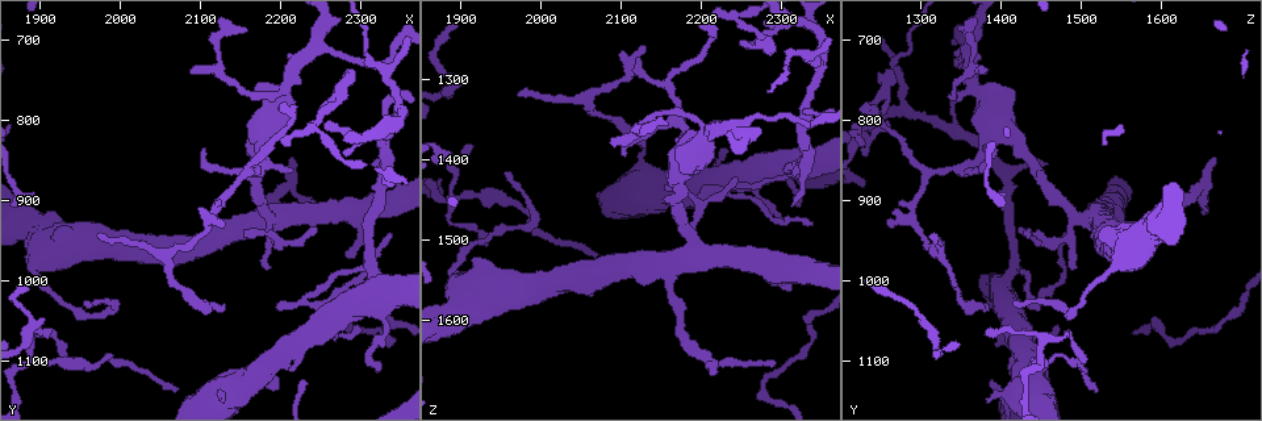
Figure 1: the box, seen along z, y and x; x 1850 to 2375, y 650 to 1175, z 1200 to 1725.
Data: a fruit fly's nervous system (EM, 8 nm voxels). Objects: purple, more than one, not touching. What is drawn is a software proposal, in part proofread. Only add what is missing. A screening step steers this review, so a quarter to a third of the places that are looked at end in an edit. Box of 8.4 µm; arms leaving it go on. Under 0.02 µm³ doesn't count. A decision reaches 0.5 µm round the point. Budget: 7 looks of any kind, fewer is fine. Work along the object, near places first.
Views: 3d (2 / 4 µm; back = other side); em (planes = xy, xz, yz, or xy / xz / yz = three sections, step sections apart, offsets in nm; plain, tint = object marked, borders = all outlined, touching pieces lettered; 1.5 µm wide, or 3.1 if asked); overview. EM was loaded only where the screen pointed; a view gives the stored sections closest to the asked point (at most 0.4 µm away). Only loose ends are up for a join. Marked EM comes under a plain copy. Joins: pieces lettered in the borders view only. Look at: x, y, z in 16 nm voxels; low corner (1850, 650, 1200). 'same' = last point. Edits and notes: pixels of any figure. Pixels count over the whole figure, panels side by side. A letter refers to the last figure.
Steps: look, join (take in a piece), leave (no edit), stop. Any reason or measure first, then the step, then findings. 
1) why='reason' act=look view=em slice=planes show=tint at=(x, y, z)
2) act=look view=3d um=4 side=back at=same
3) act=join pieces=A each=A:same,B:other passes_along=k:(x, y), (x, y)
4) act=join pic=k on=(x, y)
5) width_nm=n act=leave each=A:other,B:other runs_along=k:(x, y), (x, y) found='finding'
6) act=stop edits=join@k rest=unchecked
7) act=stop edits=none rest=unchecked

why='tapers out' act=look view=3d um=2 at=(2215, 860, 1375)

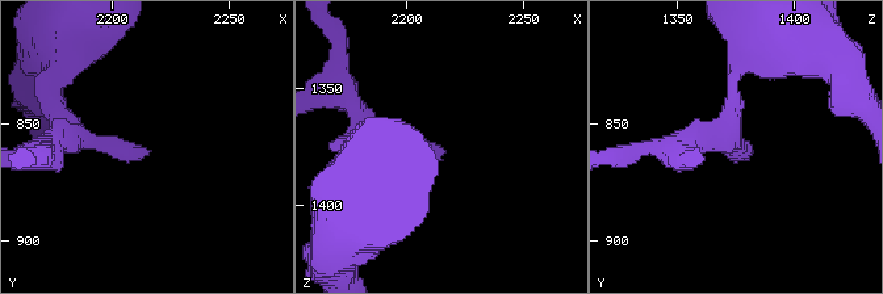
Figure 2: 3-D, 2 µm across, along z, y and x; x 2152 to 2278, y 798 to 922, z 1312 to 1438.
act=look view=em slice=yz step=8 show=borders at=(2214, 865, 1375)

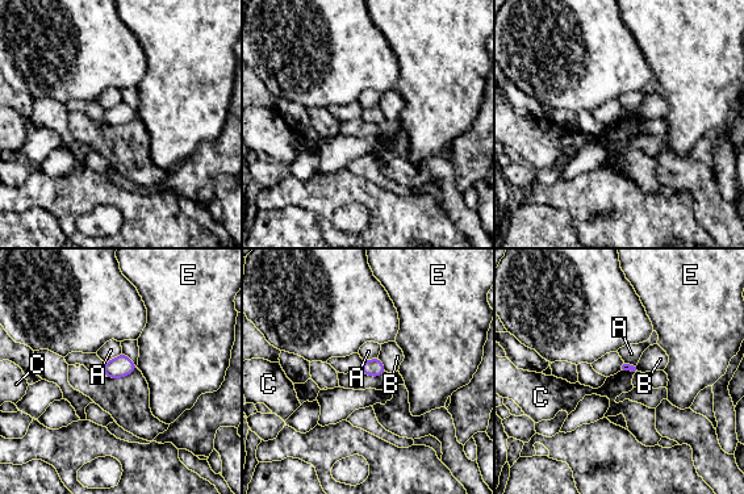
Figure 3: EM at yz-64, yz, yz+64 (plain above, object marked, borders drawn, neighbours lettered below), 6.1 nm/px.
act=look view=em slice=planes show=borders at=same

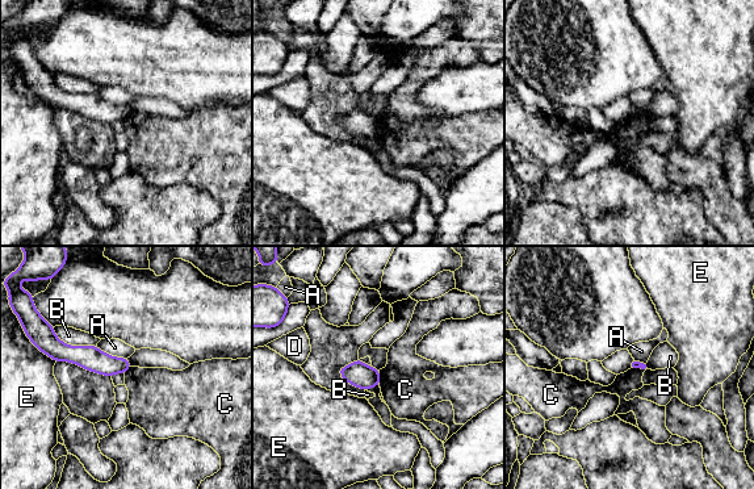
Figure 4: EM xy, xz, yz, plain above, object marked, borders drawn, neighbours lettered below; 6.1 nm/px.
act=leave each=A:other,B:other,C:other,D:other,E:other border=4:(645, 367), (629, 370) found='no lettered piece goes on from it'

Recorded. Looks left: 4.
why='free end' act=look view=3d um=4 at=(1915, 1060, 1380)

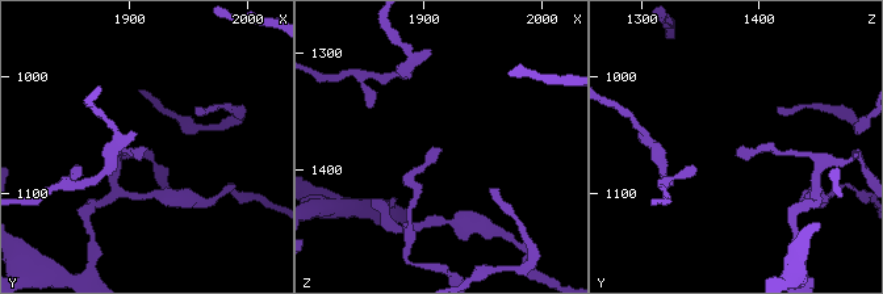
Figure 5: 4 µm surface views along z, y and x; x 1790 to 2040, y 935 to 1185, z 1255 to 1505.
act=look view=em slice=planes show=borders at=(1916, 1062, 1380)

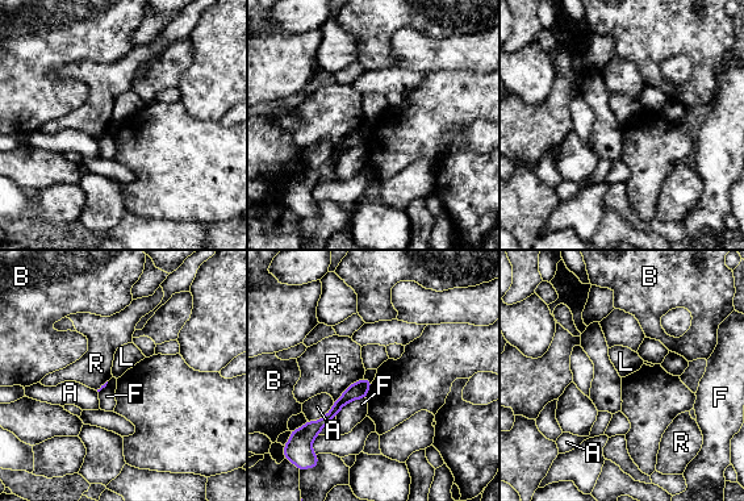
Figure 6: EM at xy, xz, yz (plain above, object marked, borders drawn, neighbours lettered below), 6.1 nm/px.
act=leave each=A:other,B:other,F:other,L:other,R:other found='no lettered piece goes on from it'

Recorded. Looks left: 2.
why='tapers out' act=look view=3d um=2 at=(2090, 735, 1380)

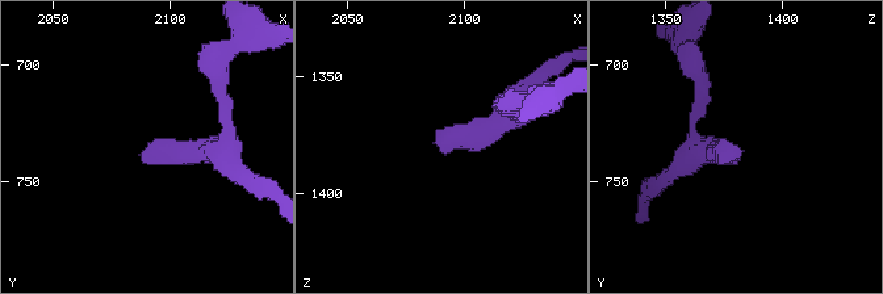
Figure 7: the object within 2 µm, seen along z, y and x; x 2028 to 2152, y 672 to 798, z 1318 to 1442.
why='shape alone is not enough' act=look view=em slice=planes show=borders at=(2091, 733, 1378)

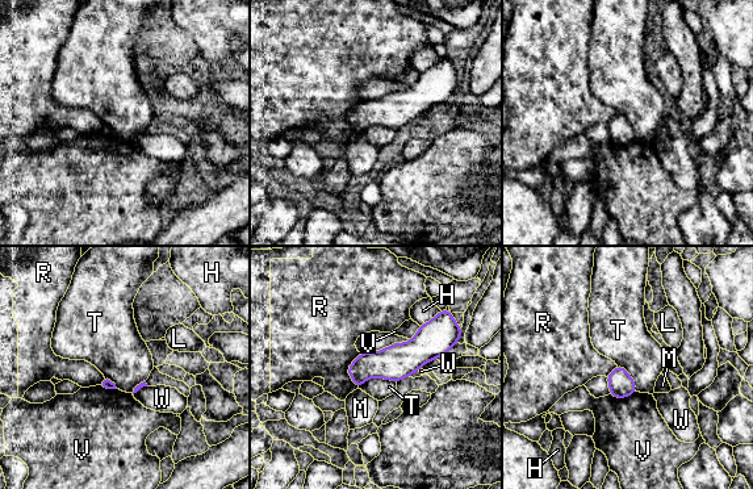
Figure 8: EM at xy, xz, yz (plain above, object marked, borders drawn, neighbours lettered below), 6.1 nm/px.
act=leave each=H:other,L:other,M:other,R:other,T:other,V:other,W:other border=8:(396, 381), (369, 377), (358, 387) found='none of them fits'

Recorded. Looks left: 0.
act=stop edits=none rest=unchecked

